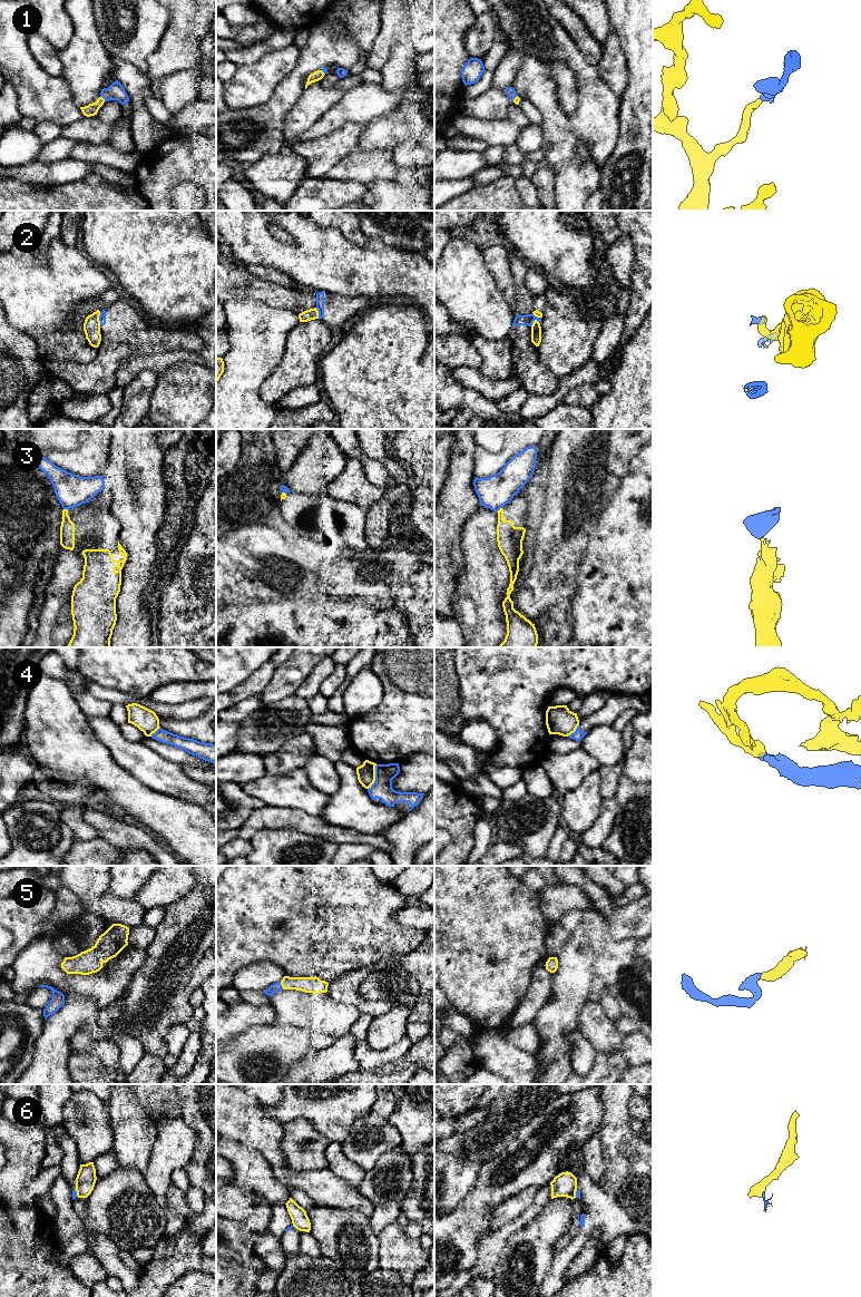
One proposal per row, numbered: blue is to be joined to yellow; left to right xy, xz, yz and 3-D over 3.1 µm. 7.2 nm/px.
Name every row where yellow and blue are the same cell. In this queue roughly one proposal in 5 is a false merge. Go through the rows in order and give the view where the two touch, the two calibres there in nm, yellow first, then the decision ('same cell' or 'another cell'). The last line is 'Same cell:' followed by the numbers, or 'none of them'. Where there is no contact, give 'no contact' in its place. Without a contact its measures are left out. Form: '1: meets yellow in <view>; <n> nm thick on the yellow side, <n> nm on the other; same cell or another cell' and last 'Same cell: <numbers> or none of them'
1: meets yellow in xy; 90 nm thick on the yellow side, 120 nm on the other; same cell
2: meets yellow in yz; 80 nm thick on the yellow side, 80 nm on the other; another cell
3: meets yellow in yz; 180 nm thick on the yellow side, 240 nm on the other; another cell
4: meets yellow in xz; 130 nm thick on the yellow side, 150 nm on the other; another cell
5: meets yellow in xz; 120 nm thick on the yellow side, 70 nm on the other; same cell
6: meets yellow in yz; 180 nm thick on the yellow side, 30 nm on the other; another cell
Same cell: 1, 5

